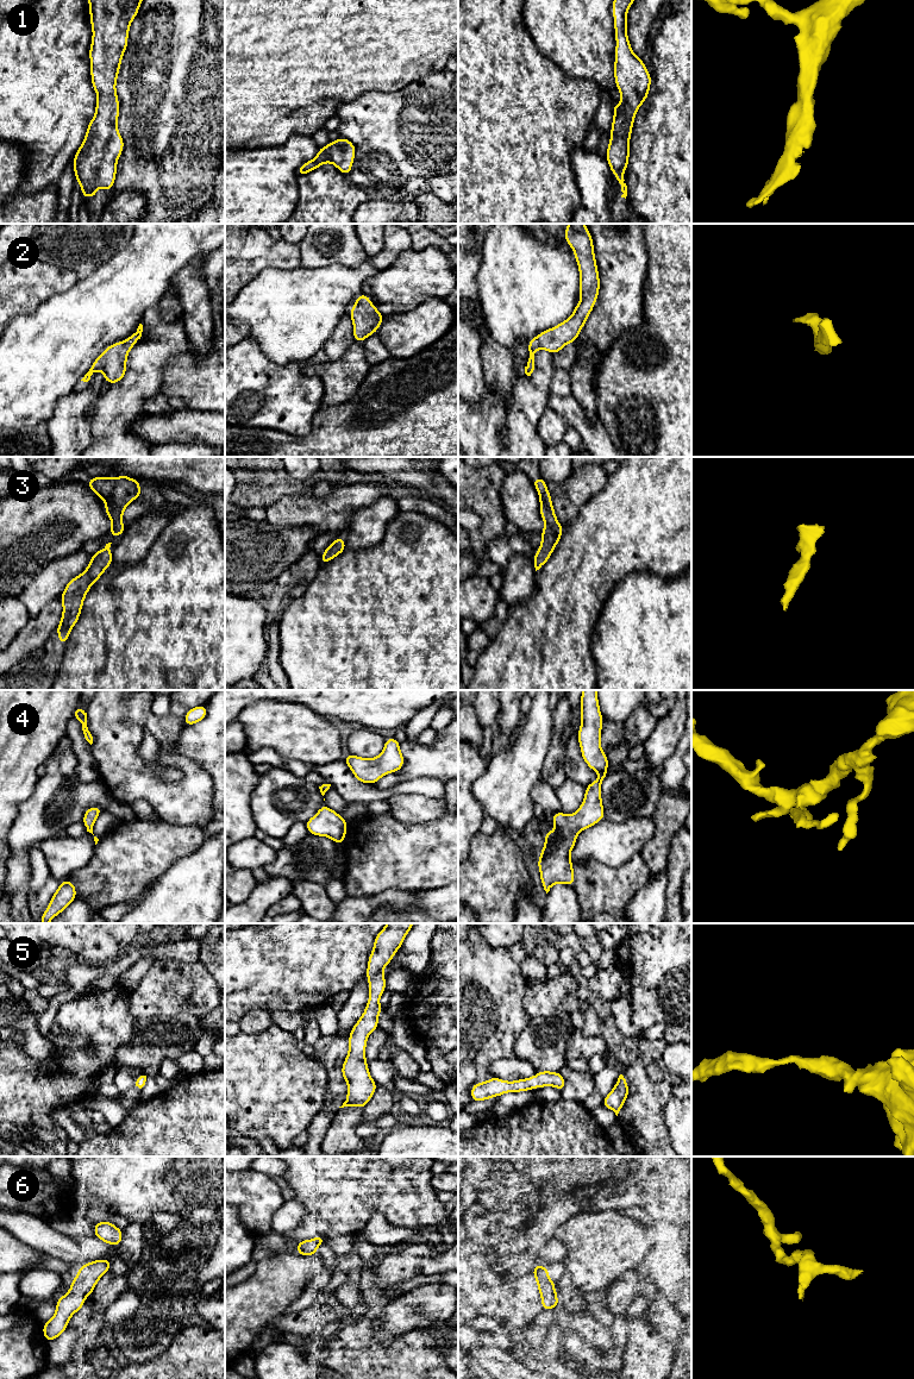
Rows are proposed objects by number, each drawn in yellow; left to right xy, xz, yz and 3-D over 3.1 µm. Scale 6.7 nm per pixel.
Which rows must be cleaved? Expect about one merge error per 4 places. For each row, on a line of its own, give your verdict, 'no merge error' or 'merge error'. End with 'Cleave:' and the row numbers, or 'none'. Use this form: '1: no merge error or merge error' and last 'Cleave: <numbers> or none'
1: no merge error
2: no merge error
3: no merge error
4: no merge error
5: no merge error
6: no merge error
Cleave: none

